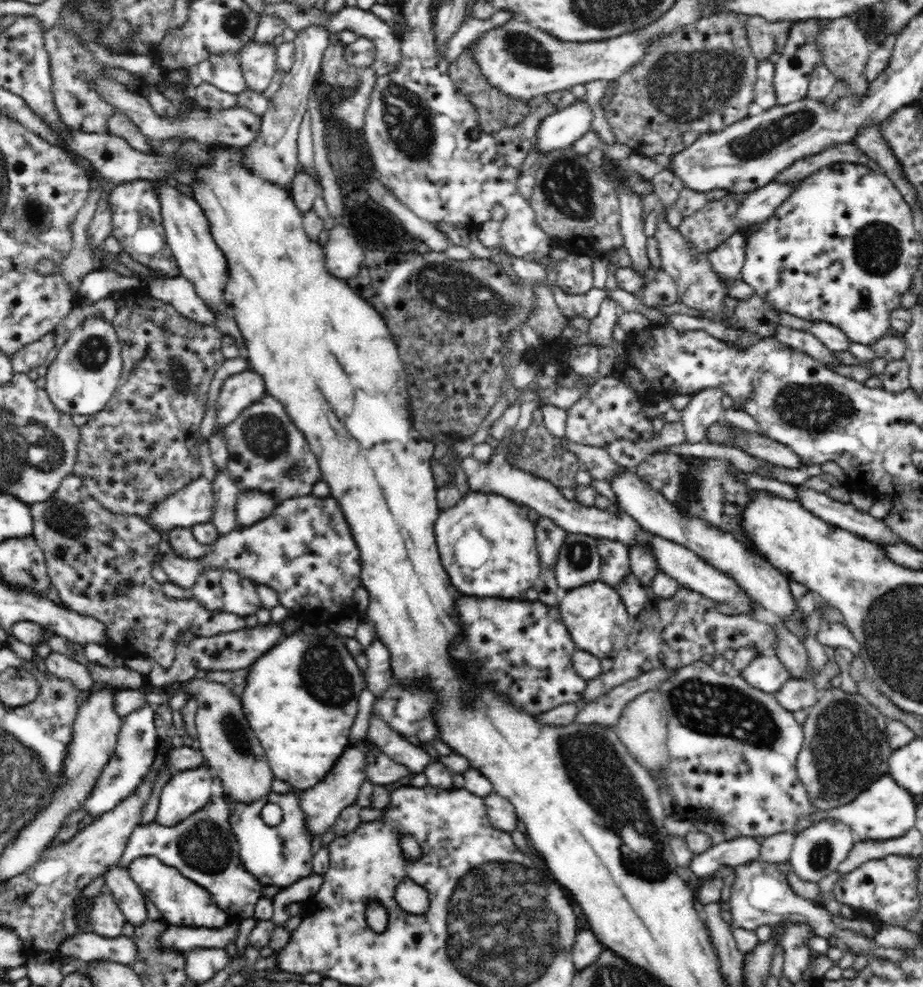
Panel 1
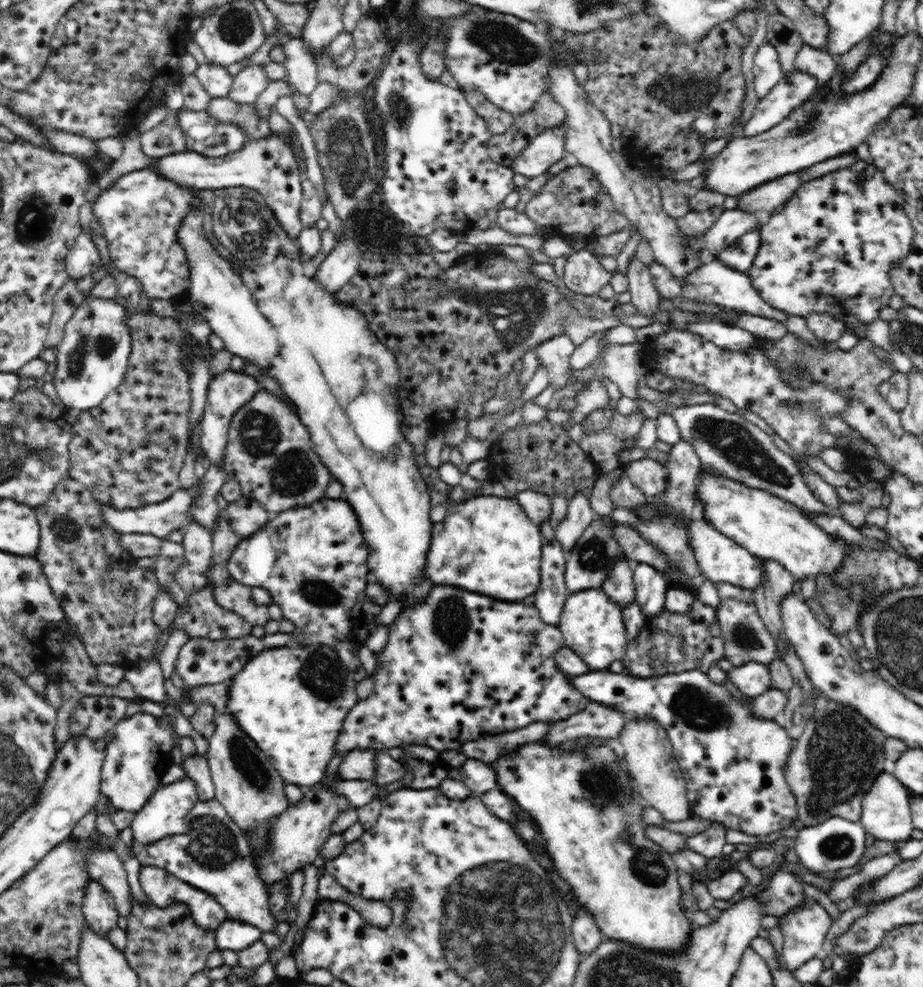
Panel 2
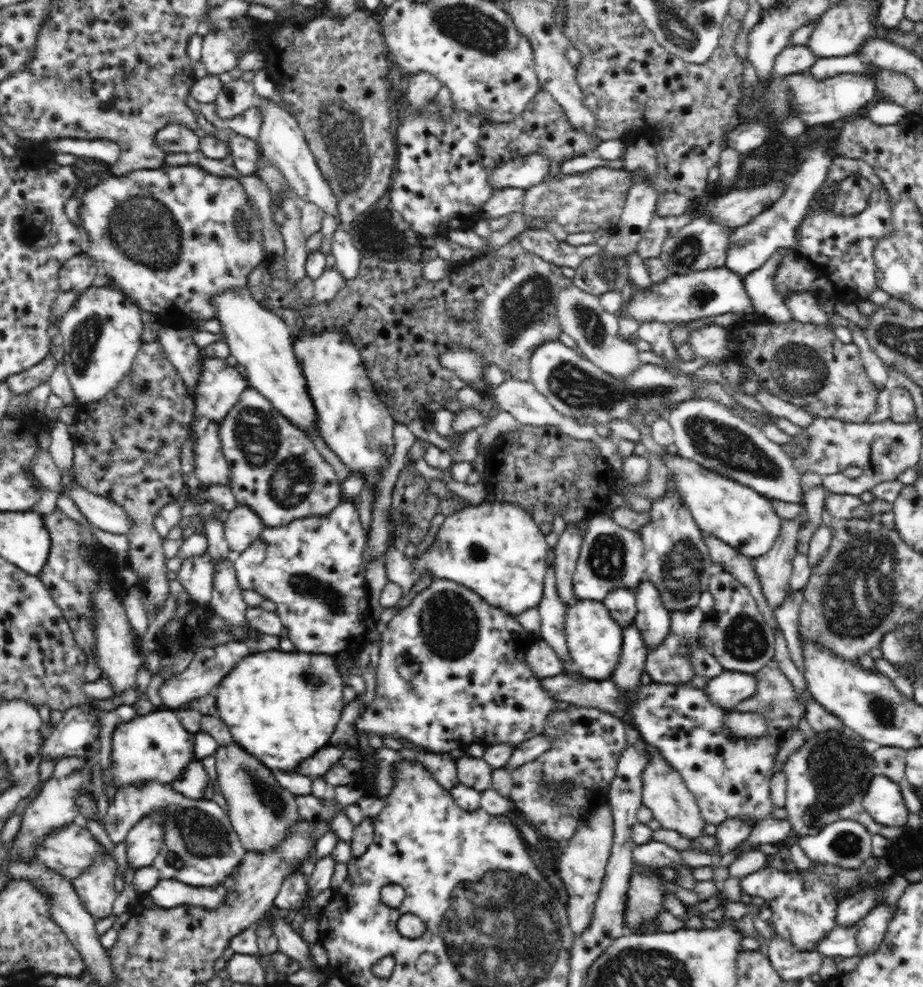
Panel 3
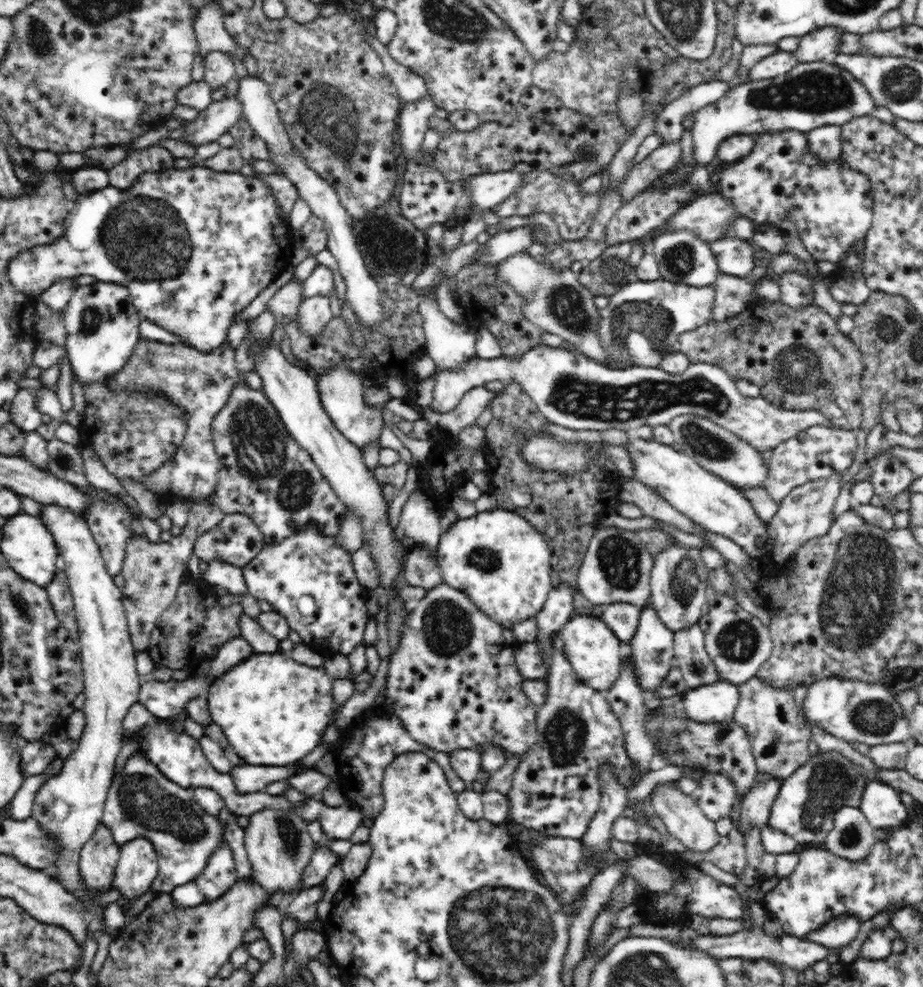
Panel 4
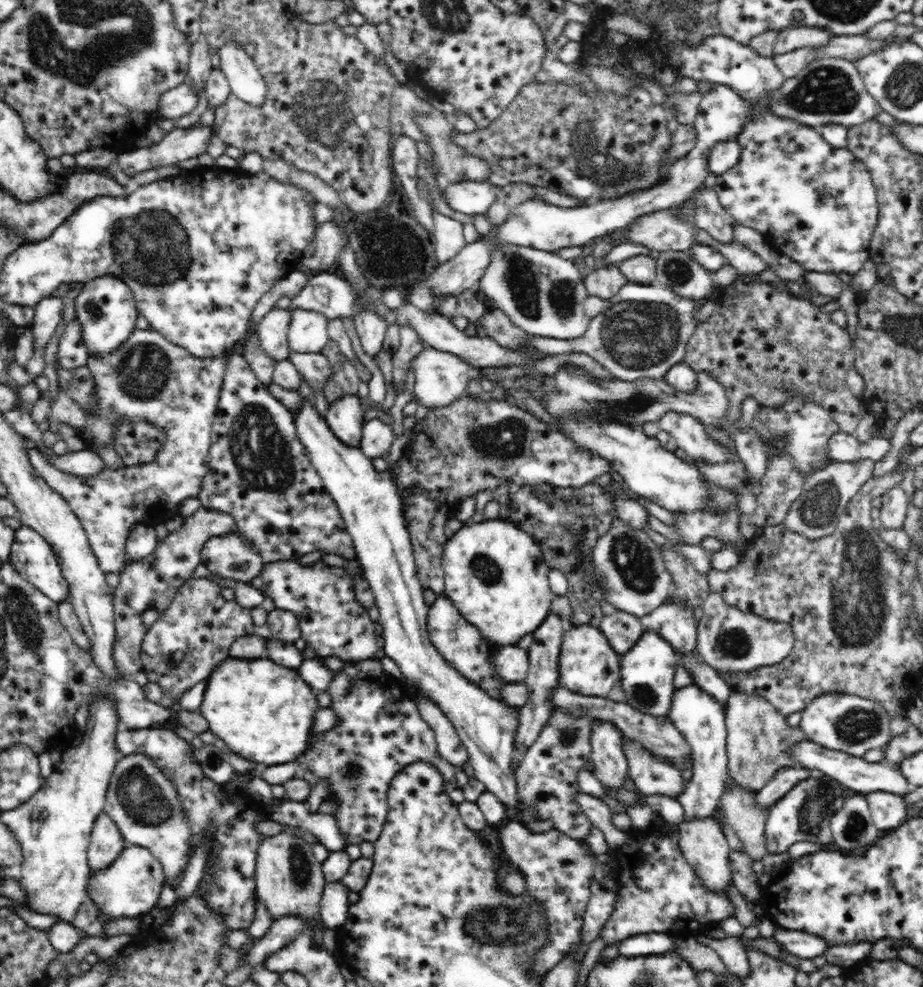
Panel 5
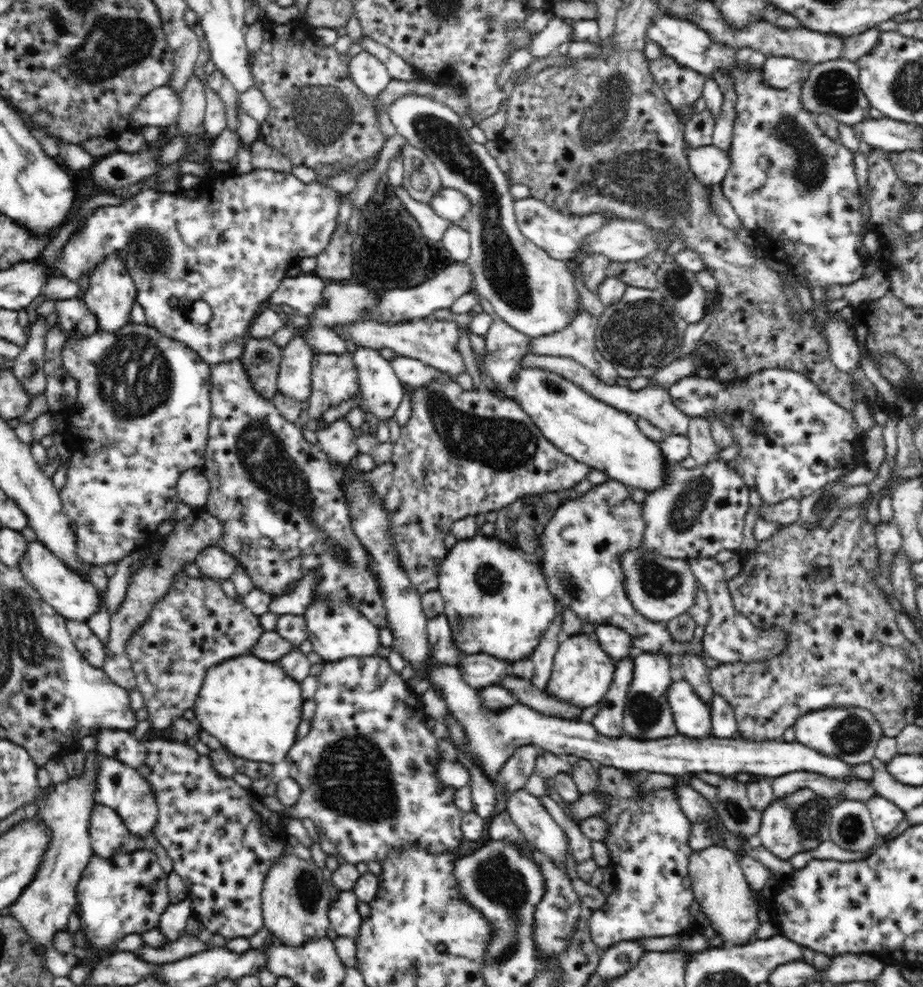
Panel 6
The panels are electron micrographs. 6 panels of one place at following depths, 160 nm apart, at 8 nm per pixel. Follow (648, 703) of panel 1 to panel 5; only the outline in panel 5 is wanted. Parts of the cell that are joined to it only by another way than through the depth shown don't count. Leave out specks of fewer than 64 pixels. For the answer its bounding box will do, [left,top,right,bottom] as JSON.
[677,817,733,894]

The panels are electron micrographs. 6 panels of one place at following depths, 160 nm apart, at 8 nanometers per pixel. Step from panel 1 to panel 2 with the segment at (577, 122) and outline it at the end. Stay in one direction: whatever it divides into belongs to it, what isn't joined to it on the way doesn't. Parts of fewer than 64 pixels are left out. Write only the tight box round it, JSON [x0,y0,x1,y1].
[509,124,565,179]

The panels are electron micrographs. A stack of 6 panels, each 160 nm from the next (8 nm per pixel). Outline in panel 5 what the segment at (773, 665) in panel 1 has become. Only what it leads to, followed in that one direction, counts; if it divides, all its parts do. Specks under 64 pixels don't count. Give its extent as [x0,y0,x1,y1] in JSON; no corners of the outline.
[669,685,730,820]

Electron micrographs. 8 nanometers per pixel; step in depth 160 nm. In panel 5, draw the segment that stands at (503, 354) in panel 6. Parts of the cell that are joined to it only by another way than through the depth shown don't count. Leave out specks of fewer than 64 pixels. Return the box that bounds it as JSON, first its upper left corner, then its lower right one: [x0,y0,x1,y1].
[524,282,702,382]

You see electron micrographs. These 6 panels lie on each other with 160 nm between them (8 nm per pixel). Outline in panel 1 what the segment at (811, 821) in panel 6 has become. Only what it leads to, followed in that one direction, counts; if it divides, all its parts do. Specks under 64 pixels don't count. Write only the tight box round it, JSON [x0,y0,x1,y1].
[797,689,893,814]

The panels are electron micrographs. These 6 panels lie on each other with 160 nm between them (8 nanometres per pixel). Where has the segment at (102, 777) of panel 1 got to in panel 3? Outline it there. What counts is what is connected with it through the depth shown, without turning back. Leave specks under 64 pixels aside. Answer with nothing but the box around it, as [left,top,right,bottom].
[103,708,197,790]

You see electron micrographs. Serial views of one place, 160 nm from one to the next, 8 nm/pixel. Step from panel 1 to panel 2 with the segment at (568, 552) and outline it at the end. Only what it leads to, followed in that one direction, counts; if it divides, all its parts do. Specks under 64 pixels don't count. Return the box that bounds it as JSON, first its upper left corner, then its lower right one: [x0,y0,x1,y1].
[564,515,626,594]

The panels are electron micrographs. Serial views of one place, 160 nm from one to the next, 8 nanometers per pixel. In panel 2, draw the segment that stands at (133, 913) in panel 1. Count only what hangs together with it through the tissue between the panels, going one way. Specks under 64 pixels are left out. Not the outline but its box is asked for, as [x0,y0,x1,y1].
[86,849,134,915]

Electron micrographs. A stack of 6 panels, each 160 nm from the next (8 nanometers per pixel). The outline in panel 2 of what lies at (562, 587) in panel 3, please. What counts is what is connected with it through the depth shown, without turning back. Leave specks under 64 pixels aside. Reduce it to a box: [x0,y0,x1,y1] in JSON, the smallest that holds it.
[555,493,599,555]

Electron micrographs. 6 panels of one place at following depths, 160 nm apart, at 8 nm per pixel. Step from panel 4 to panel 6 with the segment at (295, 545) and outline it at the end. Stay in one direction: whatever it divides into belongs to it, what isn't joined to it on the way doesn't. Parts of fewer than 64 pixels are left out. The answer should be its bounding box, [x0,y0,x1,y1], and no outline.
[304,594,381,662]

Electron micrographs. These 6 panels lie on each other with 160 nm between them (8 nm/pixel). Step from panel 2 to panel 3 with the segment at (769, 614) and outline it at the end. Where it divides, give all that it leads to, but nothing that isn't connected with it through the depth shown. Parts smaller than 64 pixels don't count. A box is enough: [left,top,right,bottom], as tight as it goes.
[753,519,802,611]

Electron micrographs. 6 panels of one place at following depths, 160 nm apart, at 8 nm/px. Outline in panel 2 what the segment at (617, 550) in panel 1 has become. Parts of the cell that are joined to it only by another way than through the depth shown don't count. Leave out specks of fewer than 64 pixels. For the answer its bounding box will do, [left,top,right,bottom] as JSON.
[600,555,635,608]

